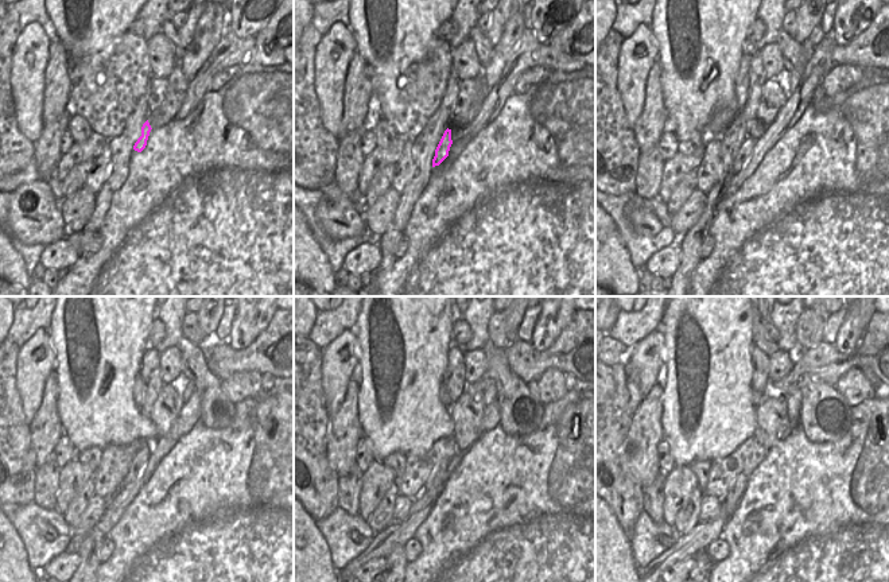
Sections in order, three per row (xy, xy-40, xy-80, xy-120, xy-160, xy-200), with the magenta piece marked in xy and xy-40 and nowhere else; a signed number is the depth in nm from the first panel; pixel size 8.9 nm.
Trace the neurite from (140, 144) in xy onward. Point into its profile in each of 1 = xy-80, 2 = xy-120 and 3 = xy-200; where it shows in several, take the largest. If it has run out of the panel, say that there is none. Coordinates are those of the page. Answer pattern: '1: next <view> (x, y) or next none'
1: next xy-80 (744, 152)
2: next xy-120 (140, 460)
3: next xy-200 (728, 504)

